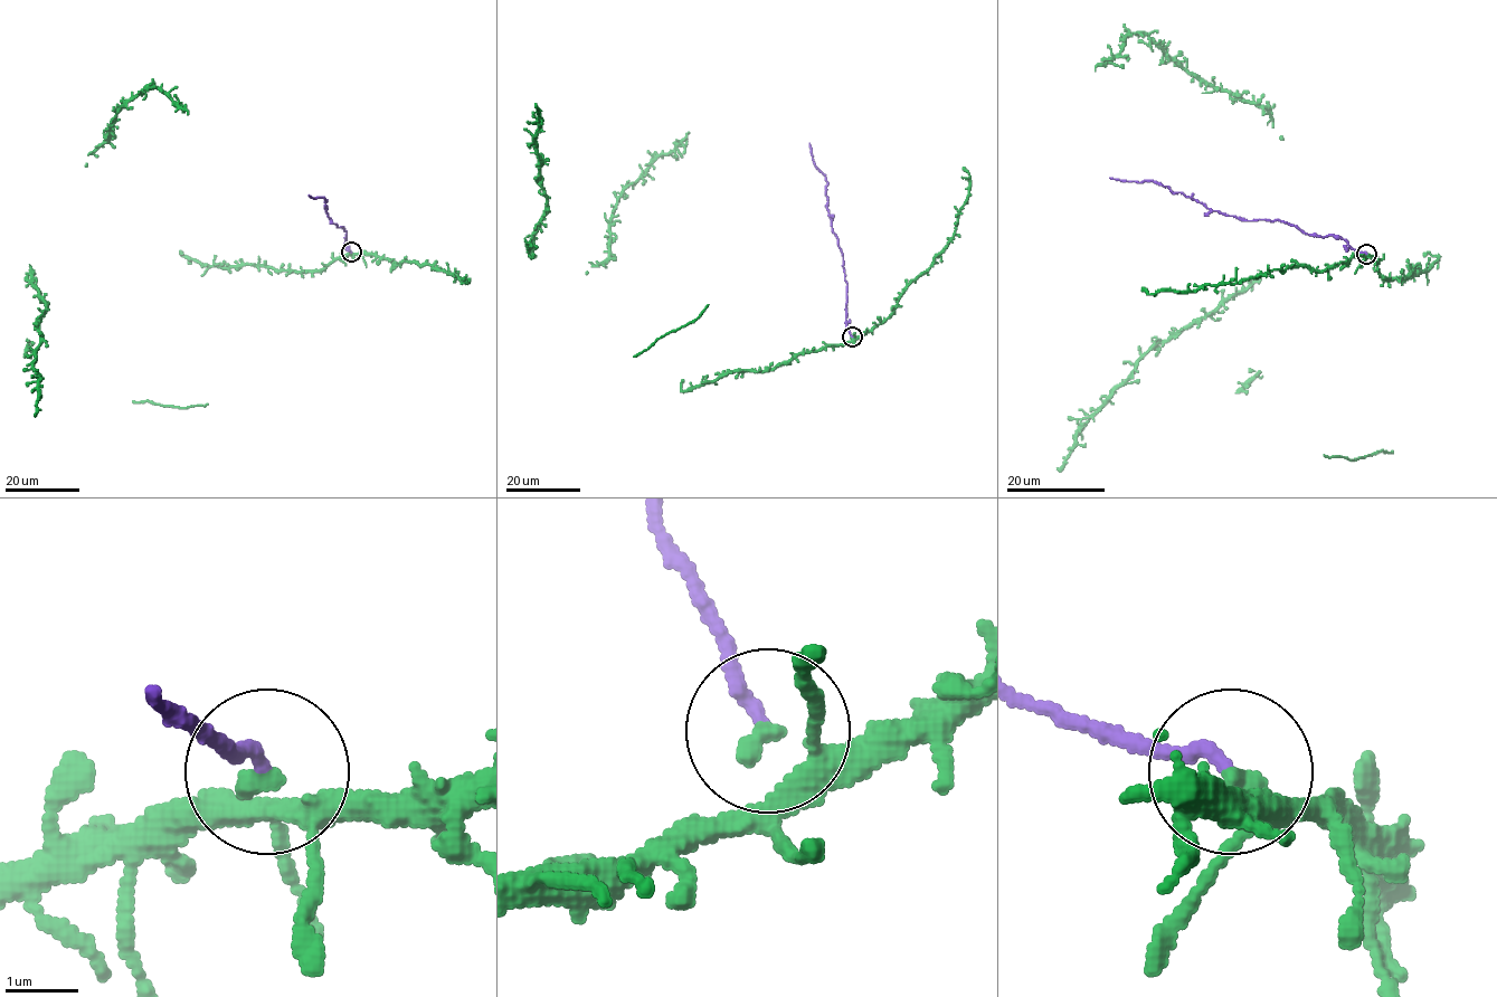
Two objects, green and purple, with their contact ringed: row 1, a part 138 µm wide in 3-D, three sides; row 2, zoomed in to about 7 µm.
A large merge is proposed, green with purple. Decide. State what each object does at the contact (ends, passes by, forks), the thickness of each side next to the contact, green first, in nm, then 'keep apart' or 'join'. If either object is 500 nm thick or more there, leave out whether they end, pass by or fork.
green passes by; purple ends; calibres 190 and 190 nm; keep apart

